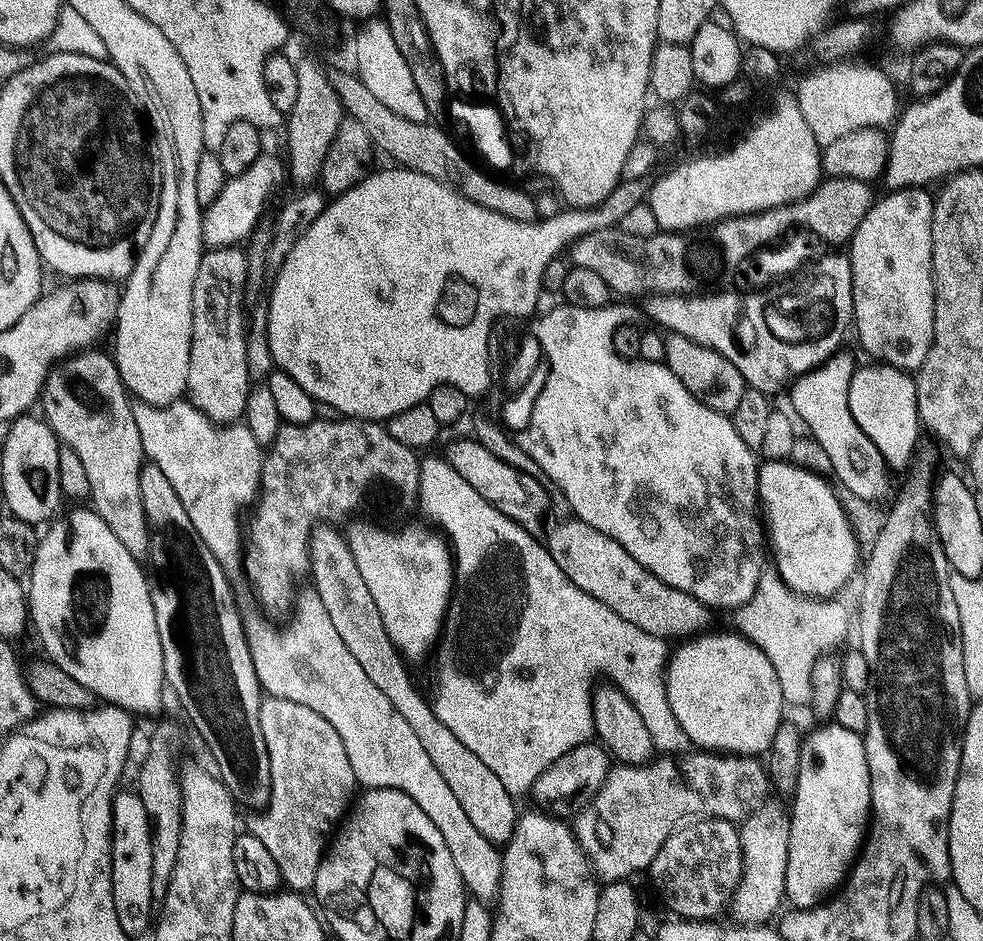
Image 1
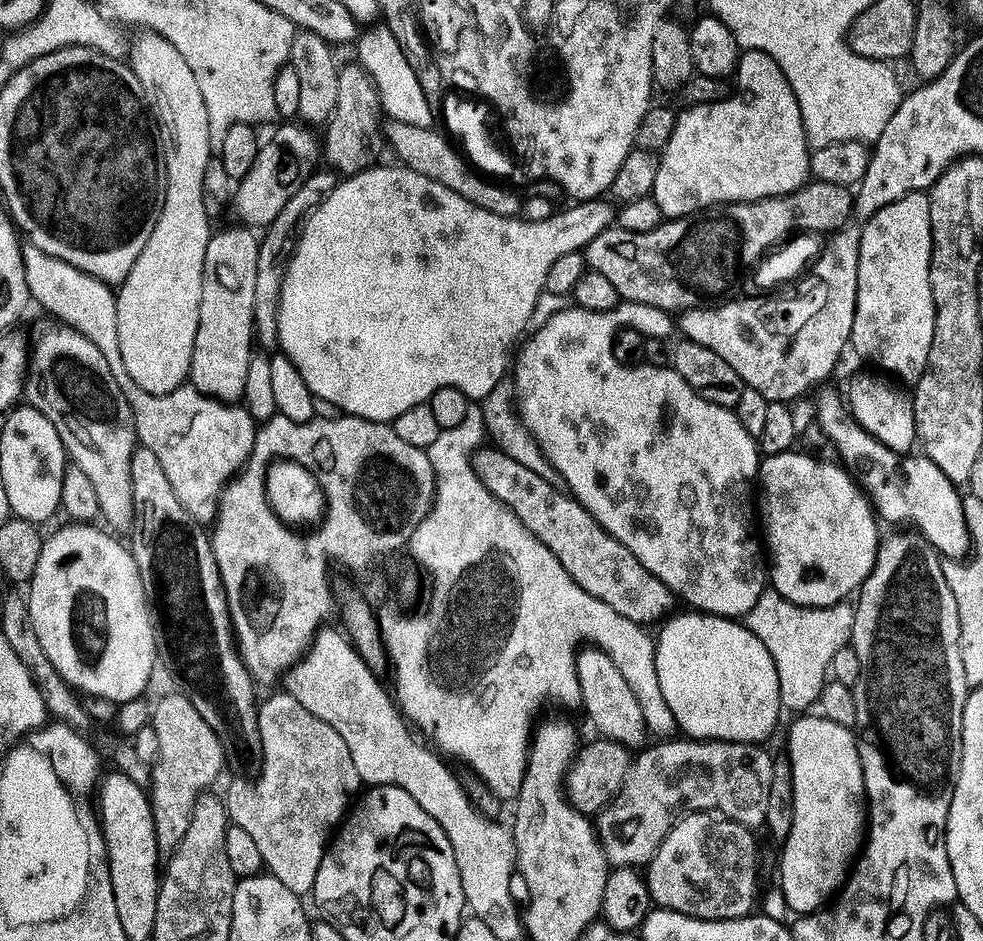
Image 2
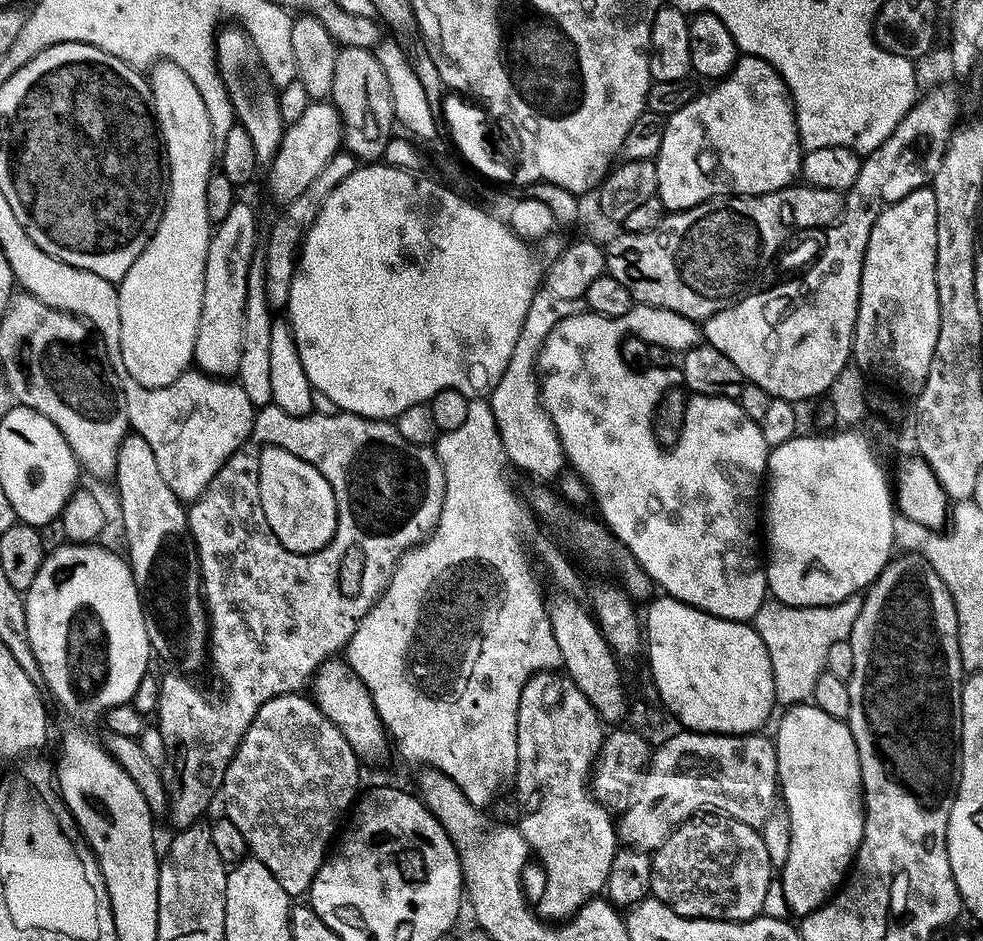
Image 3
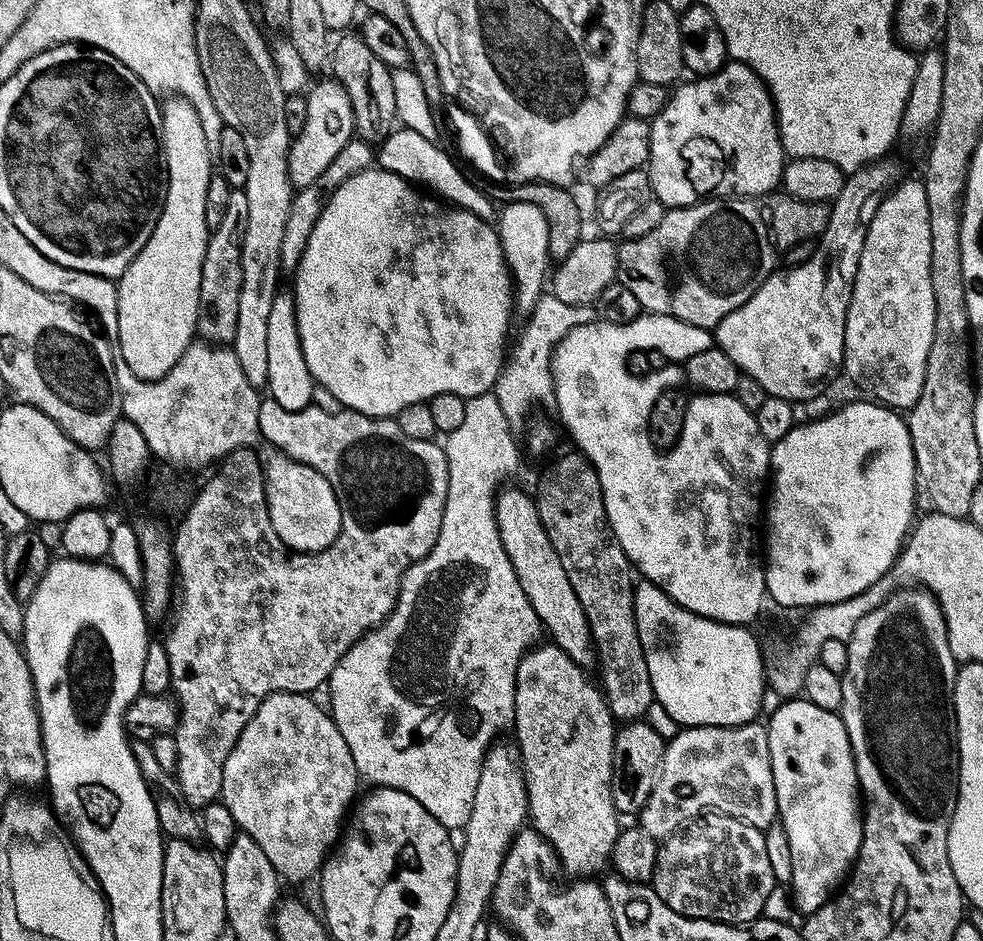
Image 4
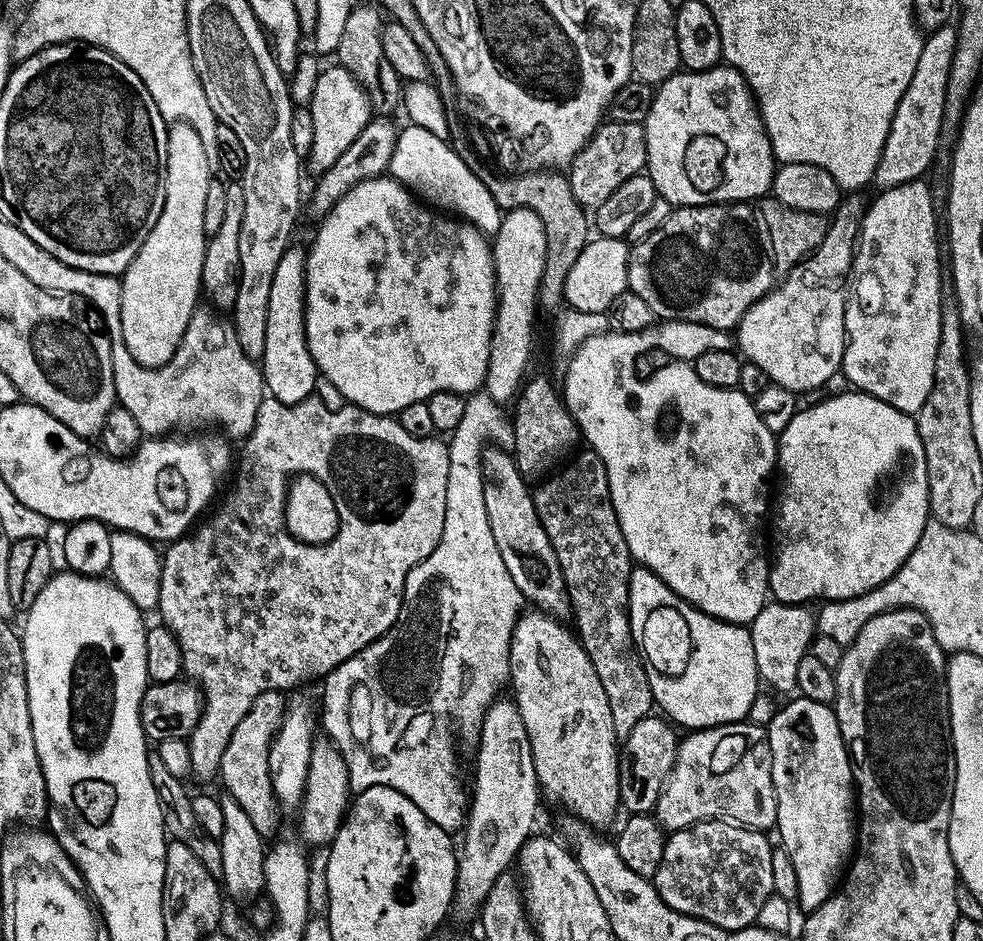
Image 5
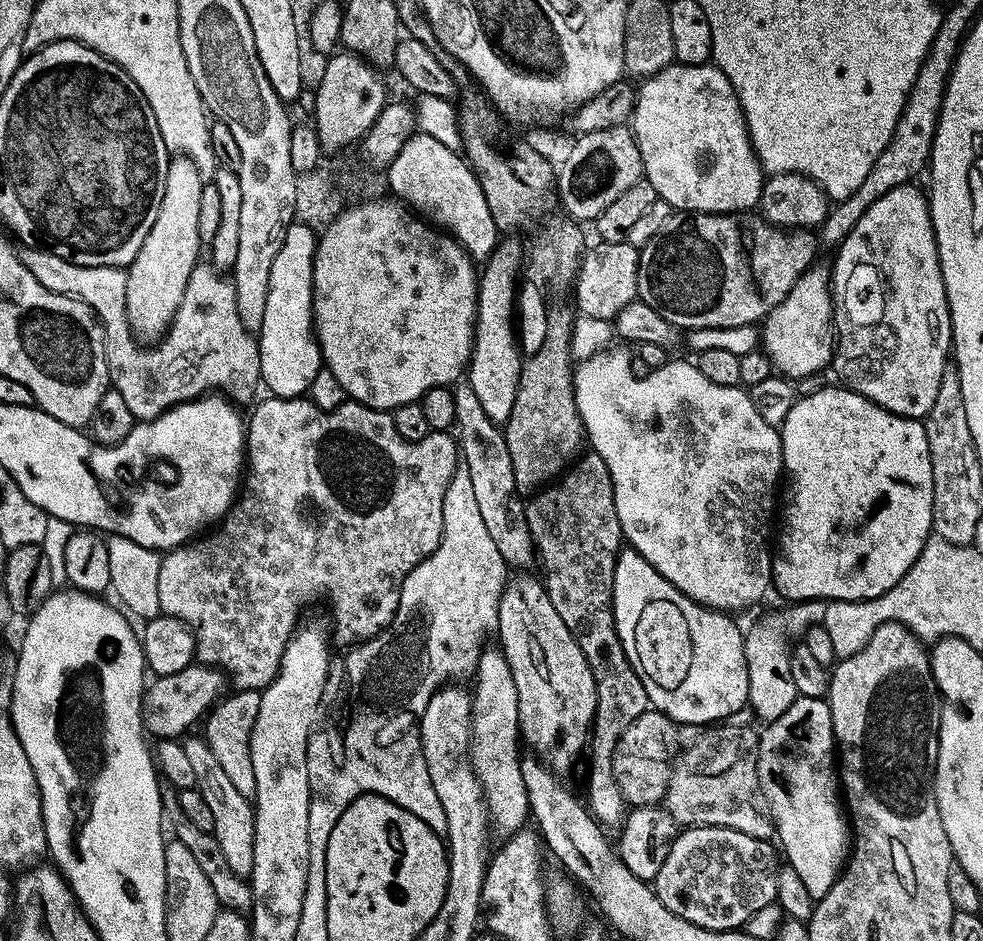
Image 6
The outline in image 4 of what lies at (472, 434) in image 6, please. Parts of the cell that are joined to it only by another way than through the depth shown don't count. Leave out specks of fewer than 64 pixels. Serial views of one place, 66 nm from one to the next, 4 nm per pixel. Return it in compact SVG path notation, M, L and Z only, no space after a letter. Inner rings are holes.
M501 487L496 494L495 511L496 529L510 558L510 566L514 566L514 574L536 612L543 631L552 635L549 637L575 664L585 670L591 669L591 664L593 667L598 657L590 626L586 622L586 610L582 610L582 602L578 602L578 594L574 594L574 586L570 586L570 578L566 578L562 558L558 558L558 550L554 550L538 518L535 499L520 488Z

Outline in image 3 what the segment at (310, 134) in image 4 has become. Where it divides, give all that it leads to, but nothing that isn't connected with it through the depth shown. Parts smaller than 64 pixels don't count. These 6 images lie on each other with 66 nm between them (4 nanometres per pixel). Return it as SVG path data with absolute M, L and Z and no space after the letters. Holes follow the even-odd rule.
M323 100L308 103L302 118L285 127L276 156L266 168L268 188L277 200L277 205L294 202L294 198L298 198L298 194L302 194L302 190L306 190L306 186L318 178L319 171L338 153L342 145L342 120L332 102Z

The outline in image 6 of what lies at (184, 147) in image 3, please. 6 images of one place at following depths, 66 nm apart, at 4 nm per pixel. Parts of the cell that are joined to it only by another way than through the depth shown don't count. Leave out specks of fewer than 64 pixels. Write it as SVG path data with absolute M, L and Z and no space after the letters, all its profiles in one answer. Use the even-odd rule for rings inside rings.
M179 154L168 161L168 177L164 183L162 206L142 250L132 263L127 265L126 314L132 332L141 341L156 342L167 332L182 302L186 282L193 268L201 259L202 243L198 236L198 209L205 181L196 168L195 162Z

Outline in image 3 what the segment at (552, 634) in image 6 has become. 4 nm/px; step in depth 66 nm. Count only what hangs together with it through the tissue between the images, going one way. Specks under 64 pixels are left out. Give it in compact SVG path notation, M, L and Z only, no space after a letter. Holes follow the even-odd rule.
M545 670L543 672L535 672L530 679L528 679L520 695L518 718L516 719L518 758L516 759L514 785L516 784L516 804L520 807L521 814L524 815L524 817L518 821L518 827L522 838L526 838L531 855L535 857L535 859L537 856L537 858L540 859L541 866L544 867L544 893L540 896L540 908L538 904L538 912L541 917L547 918L552 922L567 921L569 918L575 916L580 907L588 900L599 897L601 893L605 891L607 876L610 874L610 864L614 861L618 849L617 825L614 823L613 817L610 815L608 809L605 808L604 805L599 804L590 791L592 766L596 762L596 755L600 753L600 747L604 744L605 735L606 725L604 721L600 719L598 710L594 710L594 706L586 700L586 694L582 694L582 690L578 690L578 686L572 683L572 680L567 674L561 674L556 670Z

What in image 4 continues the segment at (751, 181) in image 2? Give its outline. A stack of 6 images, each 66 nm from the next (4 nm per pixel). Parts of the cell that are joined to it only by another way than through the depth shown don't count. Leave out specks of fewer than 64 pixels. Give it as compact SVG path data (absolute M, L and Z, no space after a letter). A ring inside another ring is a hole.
M733 58L726 70L707 77L675 104L676 101L659 121L656 149L650 161L656 176L656 199L664 204L665 209L689 208L703 200L711 200L713 196L769 192L789 183L794 153L782 123L778 93L756 64ZM744 156L756 156L756 164L751 164Z

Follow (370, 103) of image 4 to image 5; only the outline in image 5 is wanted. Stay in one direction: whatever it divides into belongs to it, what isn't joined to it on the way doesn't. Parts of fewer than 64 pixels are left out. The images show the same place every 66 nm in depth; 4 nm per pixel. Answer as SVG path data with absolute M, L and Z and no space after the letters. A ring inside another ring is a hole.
M370 4L355 5L334 54L337 63L349 70L362 85L371 105L379 113L392 114L402 100L402 79L384 56L381 42L383 25L384 16L379 7L374 4L373 6Z

